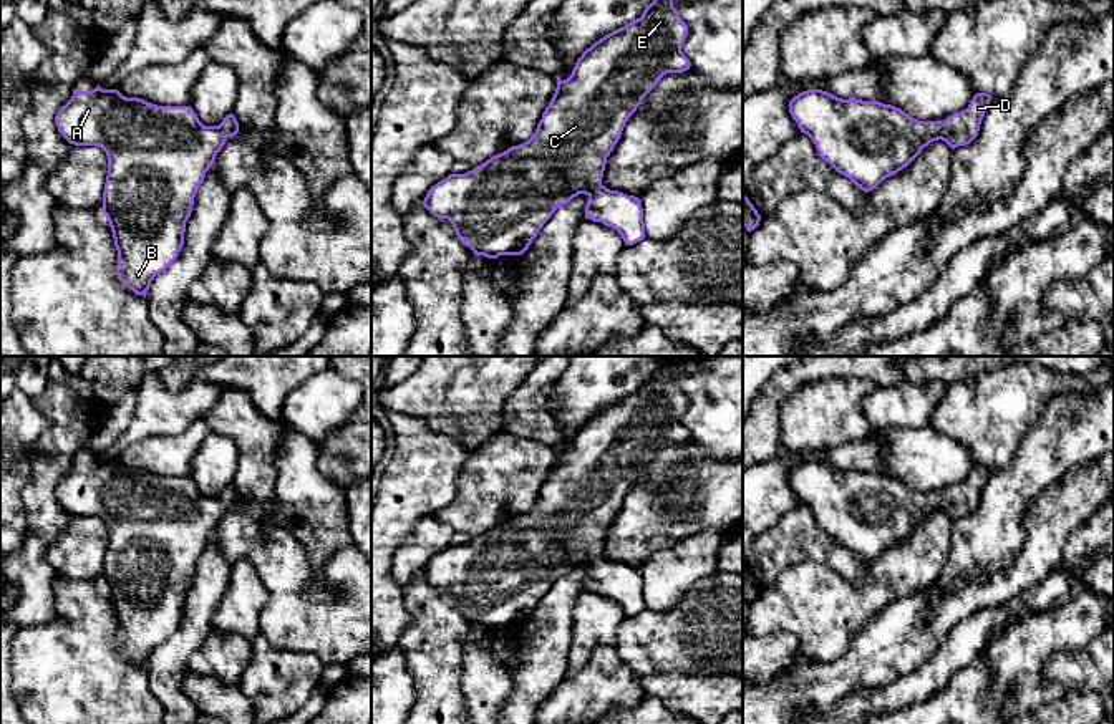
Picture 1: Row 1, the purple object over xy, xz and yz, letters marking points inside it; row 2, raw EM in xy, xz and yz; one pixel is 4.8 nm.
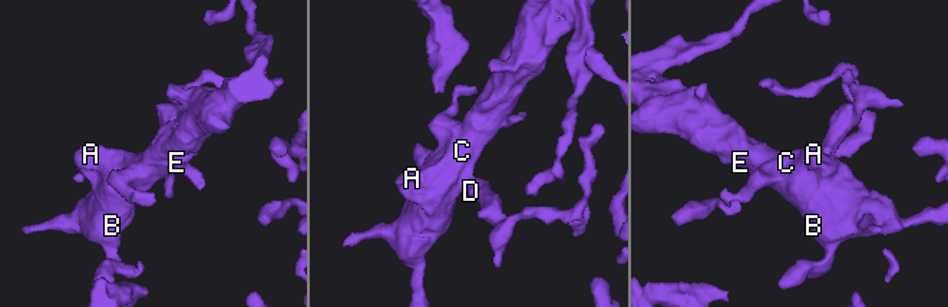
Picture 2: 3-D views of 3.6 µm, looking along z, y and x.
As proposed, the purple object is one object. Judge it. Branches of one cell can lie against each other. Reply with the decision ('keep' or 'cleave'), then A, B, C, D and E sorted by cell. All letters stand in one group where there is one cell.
keep | A B C D E

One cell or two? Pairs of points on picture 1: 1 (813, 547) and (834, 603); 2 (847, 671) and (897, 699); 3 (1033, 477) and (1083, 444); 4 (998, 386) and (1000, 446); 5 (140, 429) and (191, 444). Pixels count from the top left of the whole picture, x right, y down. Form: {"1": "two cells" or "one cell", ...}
{"1": "two cells", "2": "two cells", "3": "one cell", "4": "one cell", "5": "two cells"}

